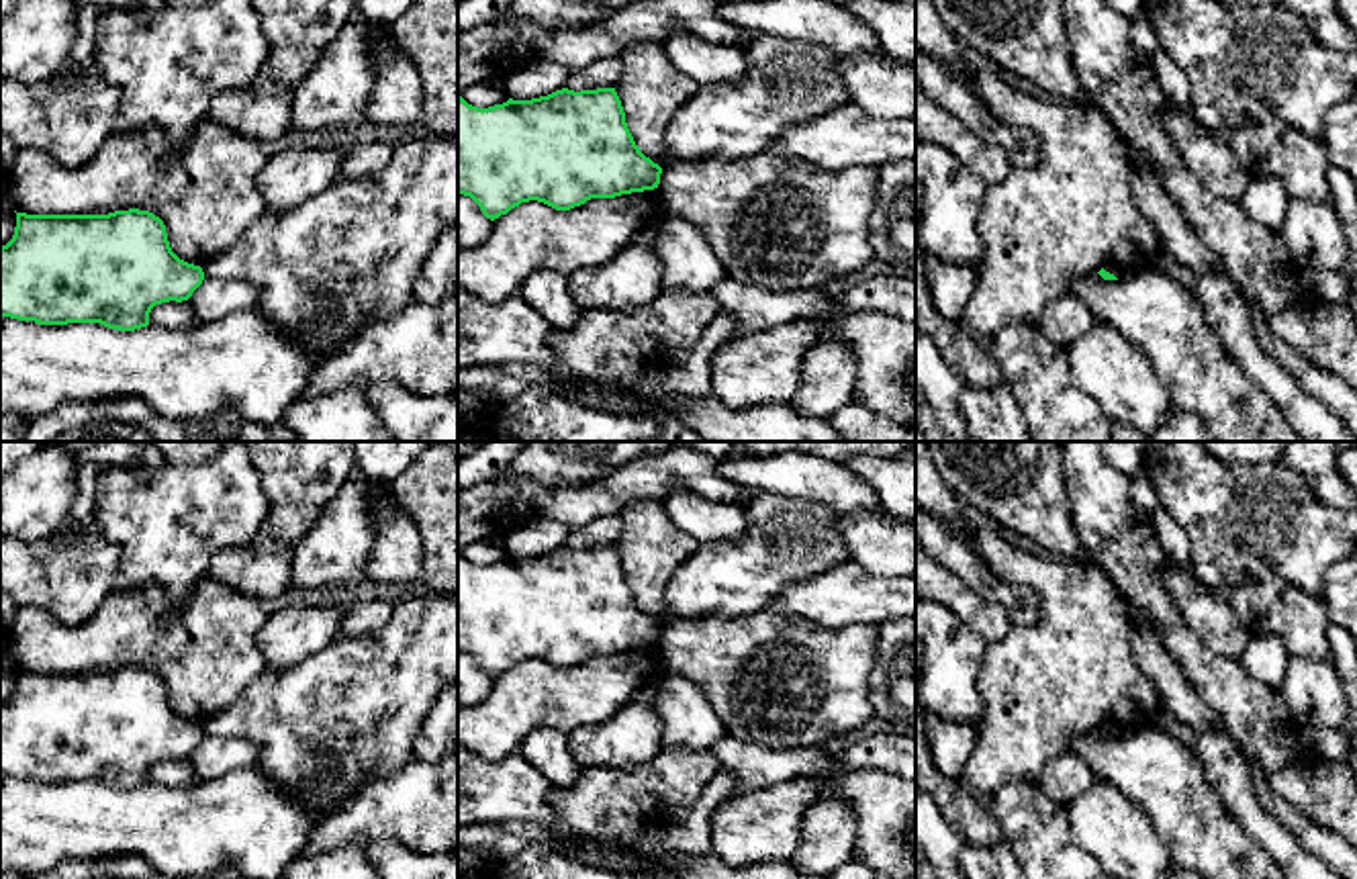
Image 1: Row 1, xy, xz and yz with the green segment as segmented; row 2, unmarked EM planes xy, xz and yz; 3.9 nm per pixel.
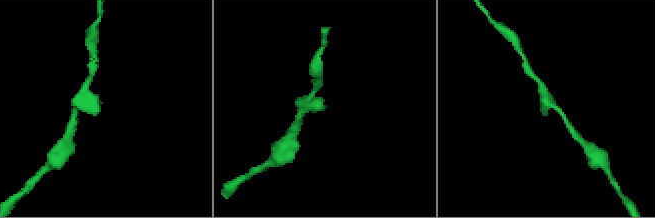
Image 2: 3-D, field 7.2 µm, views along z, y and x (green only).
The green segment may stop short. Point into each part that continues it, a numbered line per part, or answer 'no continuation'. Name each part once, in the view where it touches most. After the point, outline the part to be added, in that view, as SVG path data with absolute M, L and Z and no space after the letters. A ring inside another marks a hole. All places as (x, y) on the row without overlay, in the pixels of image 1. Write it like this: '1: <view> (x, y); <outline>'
no continuation

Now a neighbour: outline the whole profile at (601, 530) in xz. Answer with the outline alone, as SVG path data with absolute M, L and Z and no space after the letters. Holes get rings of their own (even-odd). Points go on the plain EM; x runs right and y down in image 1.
M619 515L595 517L587 525L578 529L570 529L568 546L597 548L597 546L615 546L619 534L623 529L623 521Z

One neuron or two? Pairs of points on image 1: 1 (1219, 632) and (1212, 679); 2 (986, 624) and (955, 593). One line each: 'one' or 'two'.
1: two
2: one

